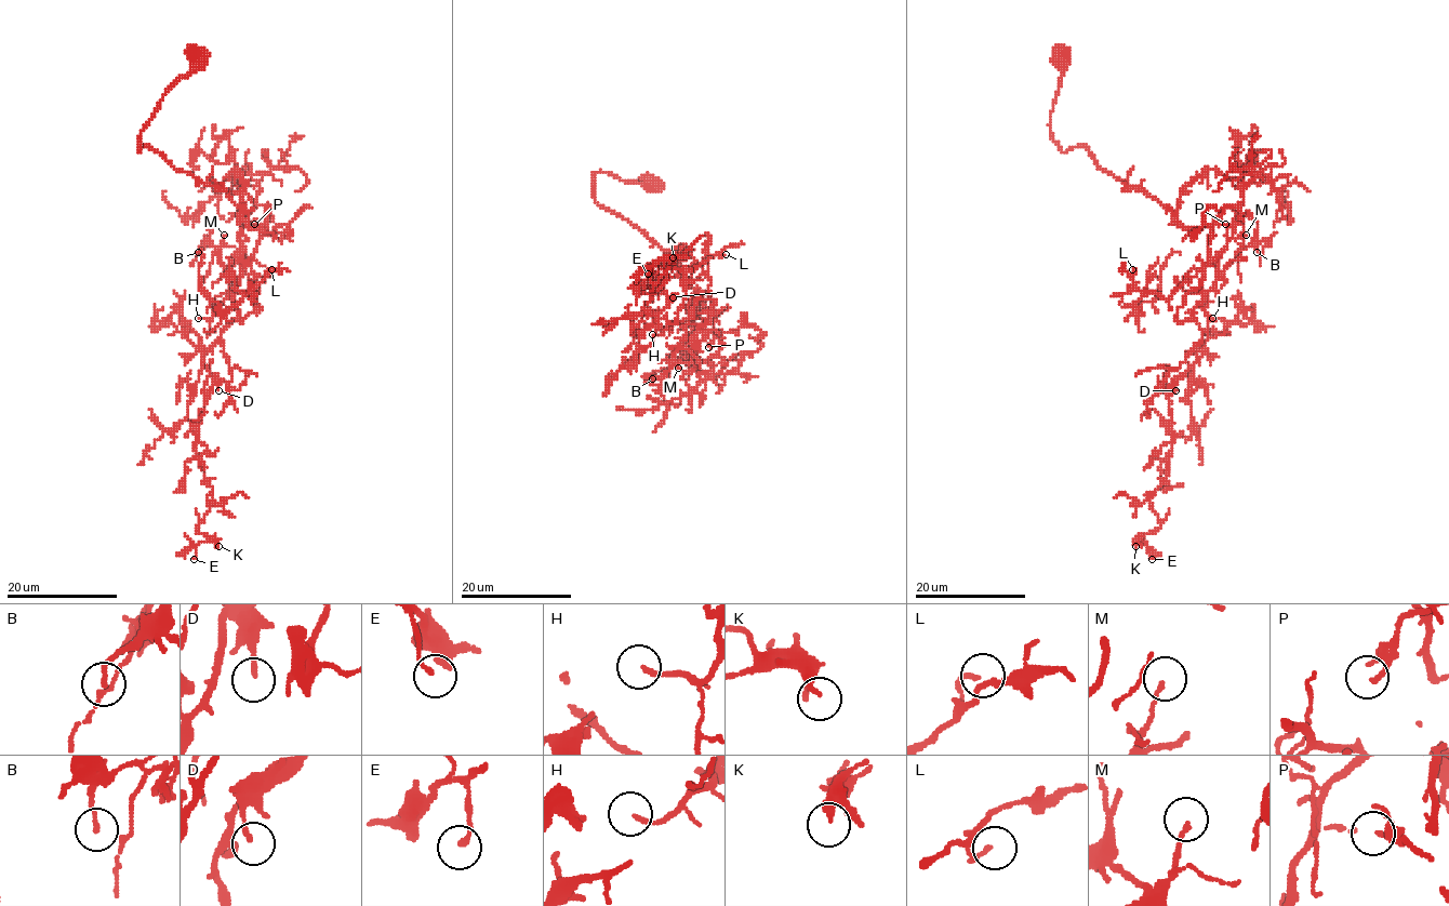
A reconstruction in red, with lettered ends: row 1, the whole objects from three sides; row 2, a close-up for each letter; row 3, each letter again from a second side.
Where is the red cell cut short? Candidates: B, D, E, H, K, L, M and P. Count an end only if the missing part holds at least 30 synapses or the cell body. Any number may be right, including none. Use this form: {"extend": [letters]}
{"extend": ["H"]}

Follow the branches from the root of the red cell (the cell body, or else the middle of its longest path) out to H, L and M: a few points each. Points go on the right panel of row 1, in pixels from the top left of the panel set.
H: (1059, 57), (1051, 138), (1063, 151), (1082, 146), (1185, 228), (1212, 226), (1218, 277), (1200, 304), (1212, 318)
L: (1059, 57), (1061, 149), (1082, 146), (1185, 228), (1212, 226), (1211, 261), (1168, 298), (1132, 269)
M: (1059, 57), (1049, 131), (1063, 151), (1082, 146), (1185, 228), (1211, 225), (1220, 279), (1246, 235)

